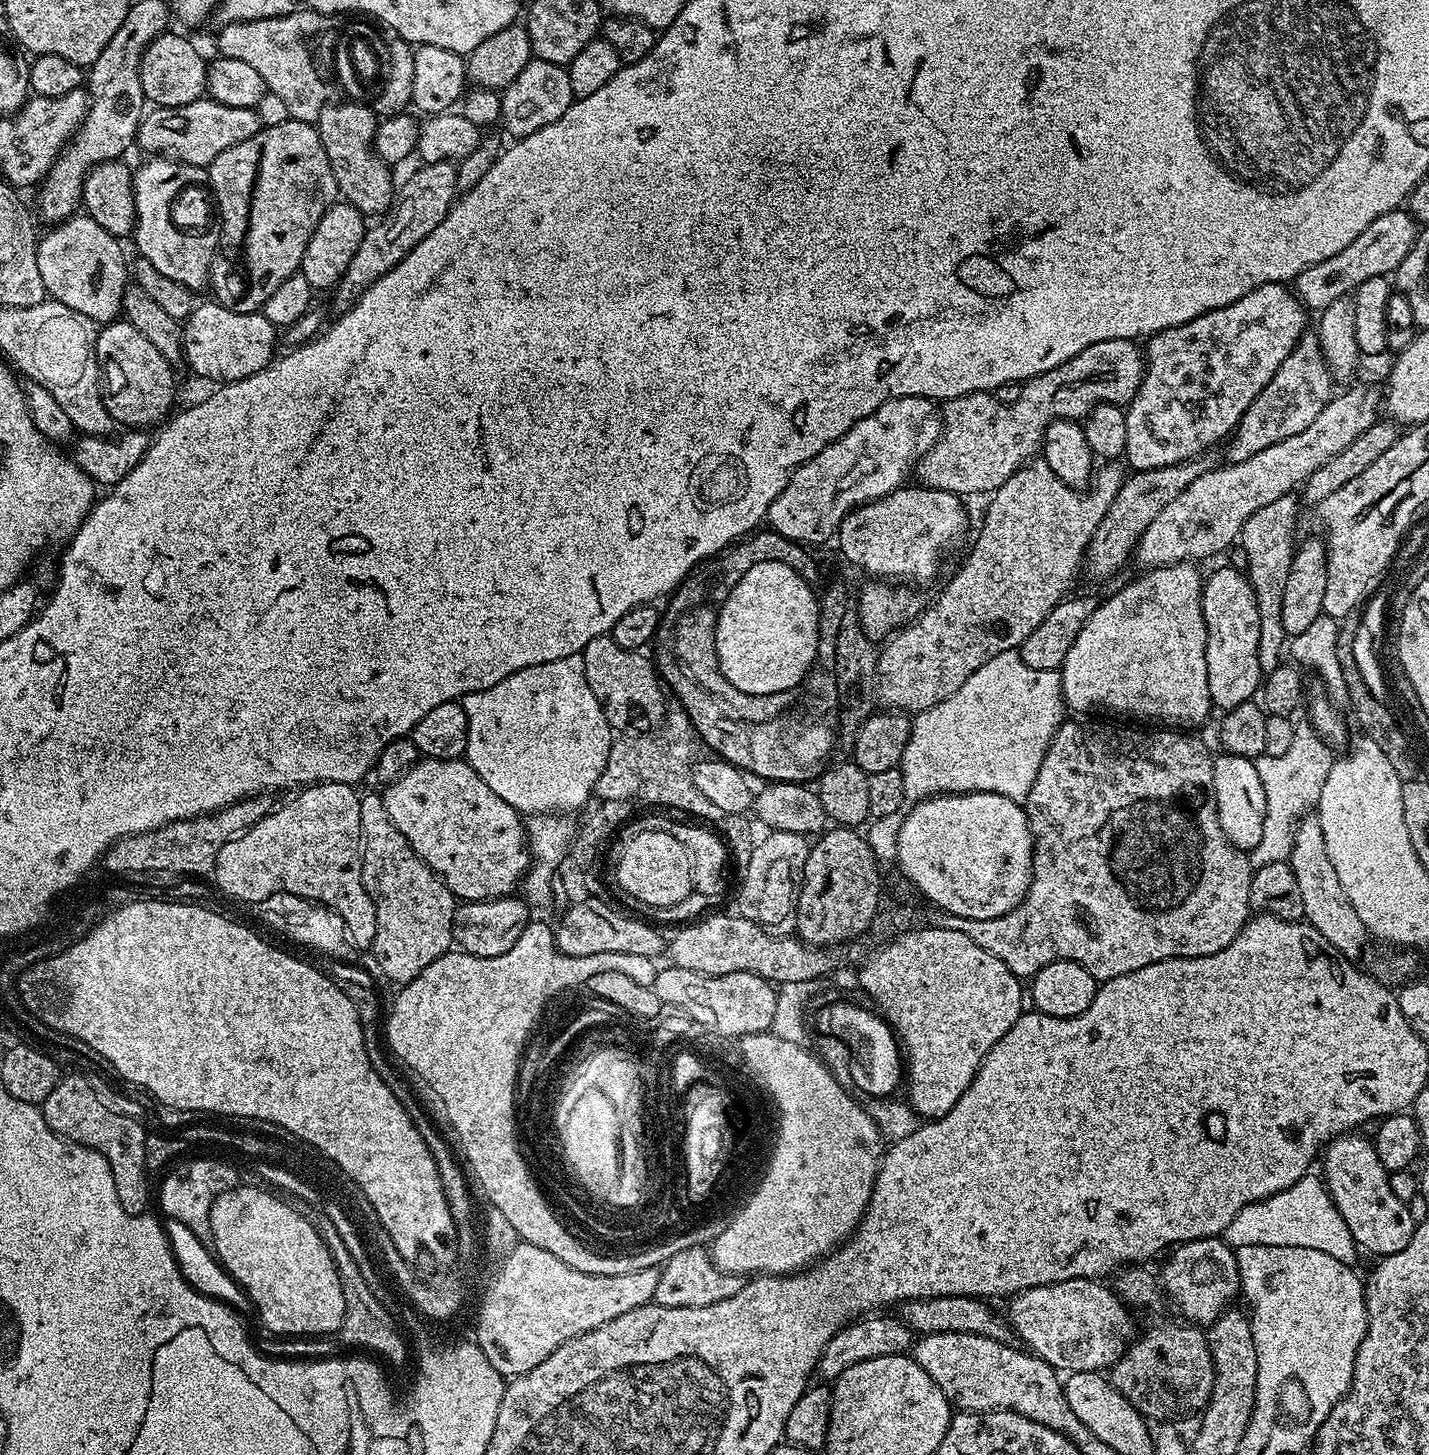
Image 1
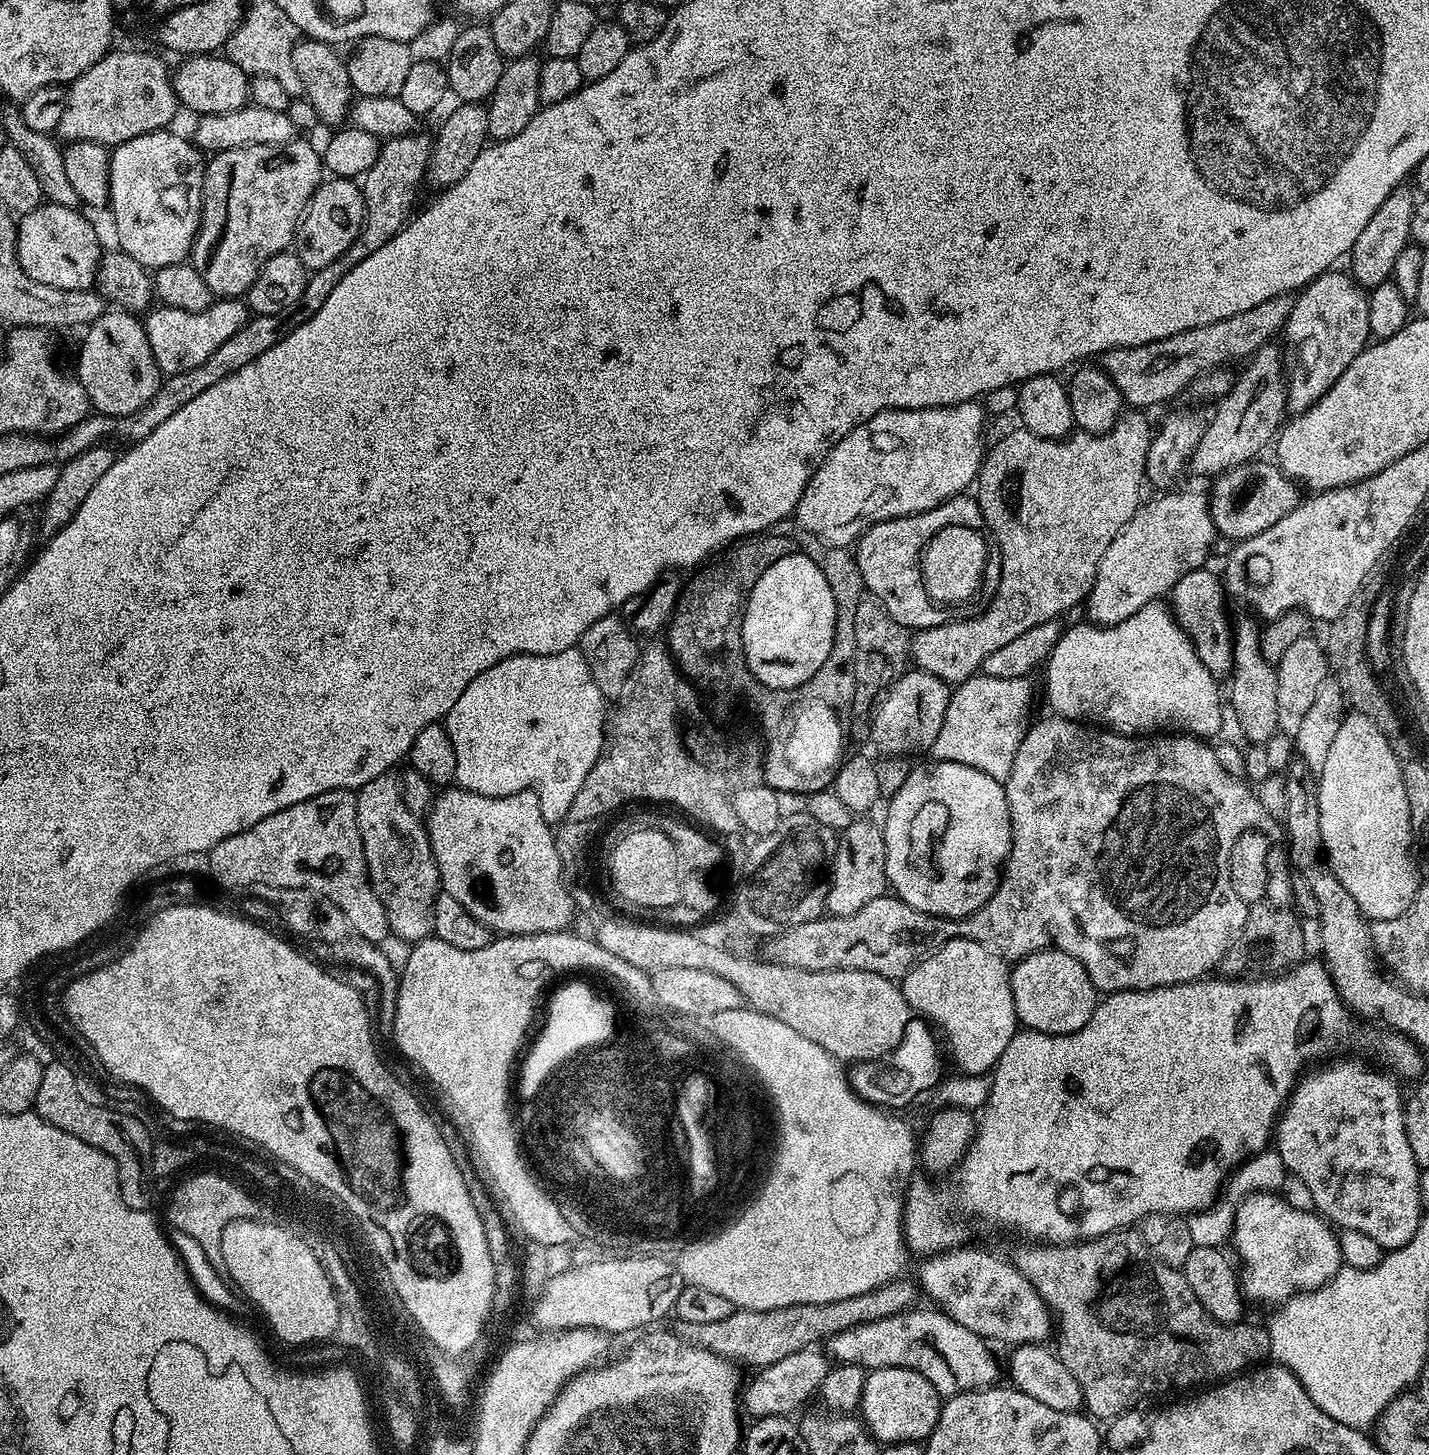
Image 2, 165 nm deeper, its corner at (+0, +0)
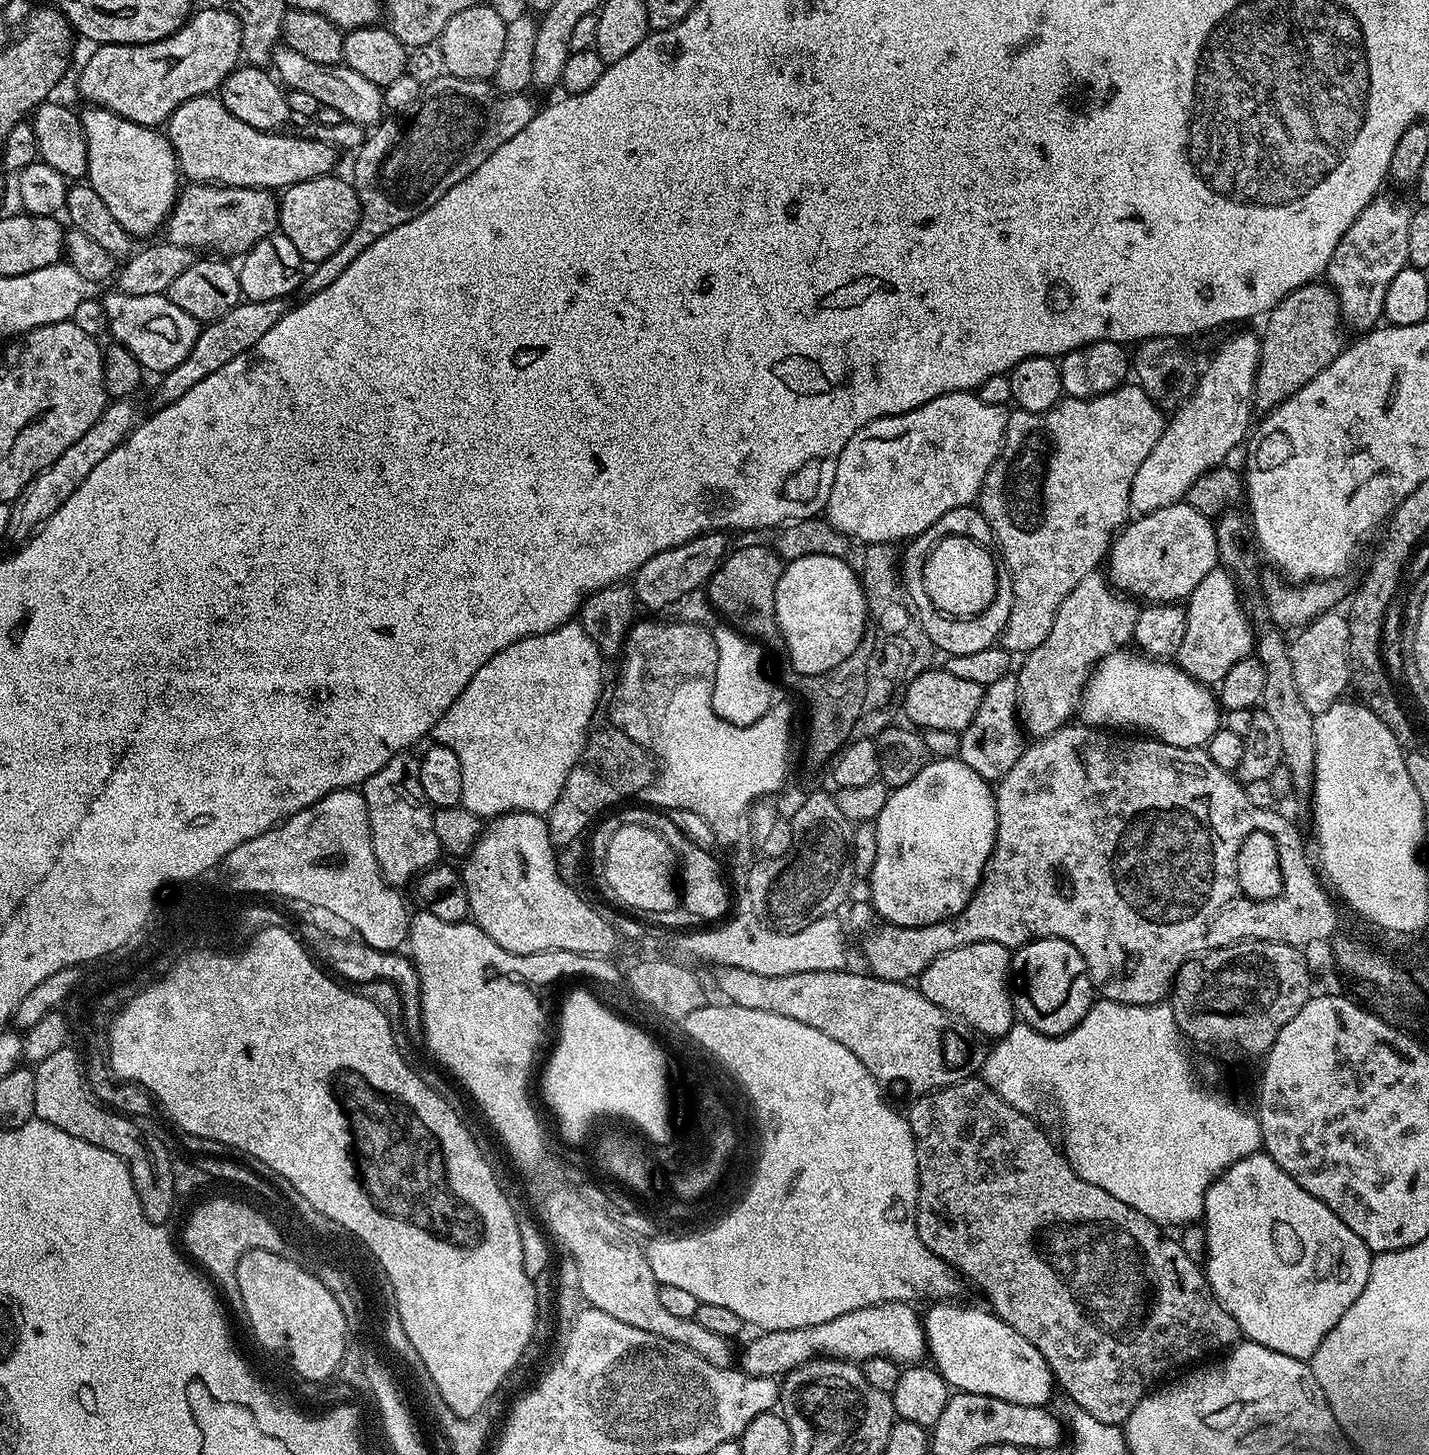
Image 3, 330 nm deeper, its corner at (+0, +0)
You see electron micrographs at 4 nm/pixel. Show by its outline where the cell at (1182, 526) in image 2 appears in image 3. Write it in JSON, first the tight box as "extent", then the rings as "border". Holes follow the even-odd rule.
{"extent":[1015,571,1137,738],"border":[[[1099,571],[1091,572],[1086,578],[1082,578],[1082,582],[1078,582],[1078,586],[1074,586],[1070,594],[1066,594],[1066,602],[1058,606],[1058,614],[1054,618],[1054,626],[1050,626],[1050,634],[1046,634],[1046,642],[1027,652],[1021,659],[1024,661],[1020,664],[1020,670],[1015,673],[1018,720],[1029,737],[1039,738],[1057,732],[1077,715],[1080,693],[1083,692],[1088,677],[1092,675],[1092,669],[1104,656],[1123,649],[1131,641],[1137,611],[1137,601],[1117,594]]]}

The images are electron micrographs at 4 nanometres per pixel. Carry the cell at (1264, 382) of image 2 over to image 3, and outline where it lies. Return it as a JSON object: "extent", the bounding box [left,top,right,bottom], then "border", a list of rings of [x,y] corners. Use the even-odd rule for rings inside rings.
{"extent":[1254,282,1346,410],"border":[[[1324,282],[1304,284],[1298,290],[1286,294],[1286,298],[1282,298],[1282,302],[1275,304],[1271,312],[1267,313],[1264,322],[1254,404],[1257,409],[1271,410],[1302,390],[1310,378],[1318,378],[1318,374],[1322,374],[1322,370],[1326,370],[1326,366],[1338,358],[1338,354],[1346,347],[1346,328],[1340,319],[1336,293]]]}

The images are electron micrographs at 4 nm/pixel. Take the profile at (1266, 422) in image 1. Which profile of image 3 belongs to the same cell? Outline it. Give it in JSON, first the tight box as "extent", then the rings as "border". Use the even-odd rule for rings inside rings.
{"extent":[1326,194,1413,334],"border":[[[1377,194],[1354,218],[1350,230],[1342,234],[1328,263],[1326,283],[1336,293],[1340,319],[1356,334],[1363,334],[1379,325],[1384,315],[1386,289],[1394,274],[1408,264],[1408,227],[1413,209],[1404,200]]]}

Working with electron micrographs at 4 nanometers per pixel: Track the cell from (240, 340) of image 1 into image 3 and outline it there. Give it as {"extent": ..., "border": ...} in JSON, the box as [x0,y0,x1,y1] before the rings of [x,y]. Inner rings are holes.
{"extent":[104,290,202,374],"border":[[[112,290],[104,300],[104,316],[112,331],[111,339],[121,344],[139,362],[141,369],[148,371],[149,368],[155,374],[174,370],[174,366],[190,354],[202,327],[201,321],[190,318],[186,310],[178,310],[164,294],[126,294]]]}

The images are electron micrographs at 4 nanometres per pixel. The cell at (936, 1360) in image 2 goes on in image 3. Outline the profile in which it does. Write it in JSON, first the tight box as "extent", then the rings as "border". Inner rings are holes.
{"extent":[738,1302,926,1378],"border":[[[908,1302],[875,1304],[874,1306],[866,1306],[862,1310],[850,1310],[846,1314],[838,1314],[836,1318],[830,1318],[828,1322],[806,1326],[798,1330],[761,1331],[741,1352],[739,1349],[738,1364],[743,1371],[748,1372],[751,1376],[771,1376],[773,1378],[787,1374],[791,1368],[796,1368],[797,1365],[804,1364],[807,1360],[817,1358],[840,1357],[853,1362],[862,1362],[871,1356],[885,1356],[901,1365],[912,1366],[923,1361],[920,1359],[925,1359],[926,1356],[924,1321],[921,1313],[919,1311],[916,1313],[912,1308],[915,1307]]]}

